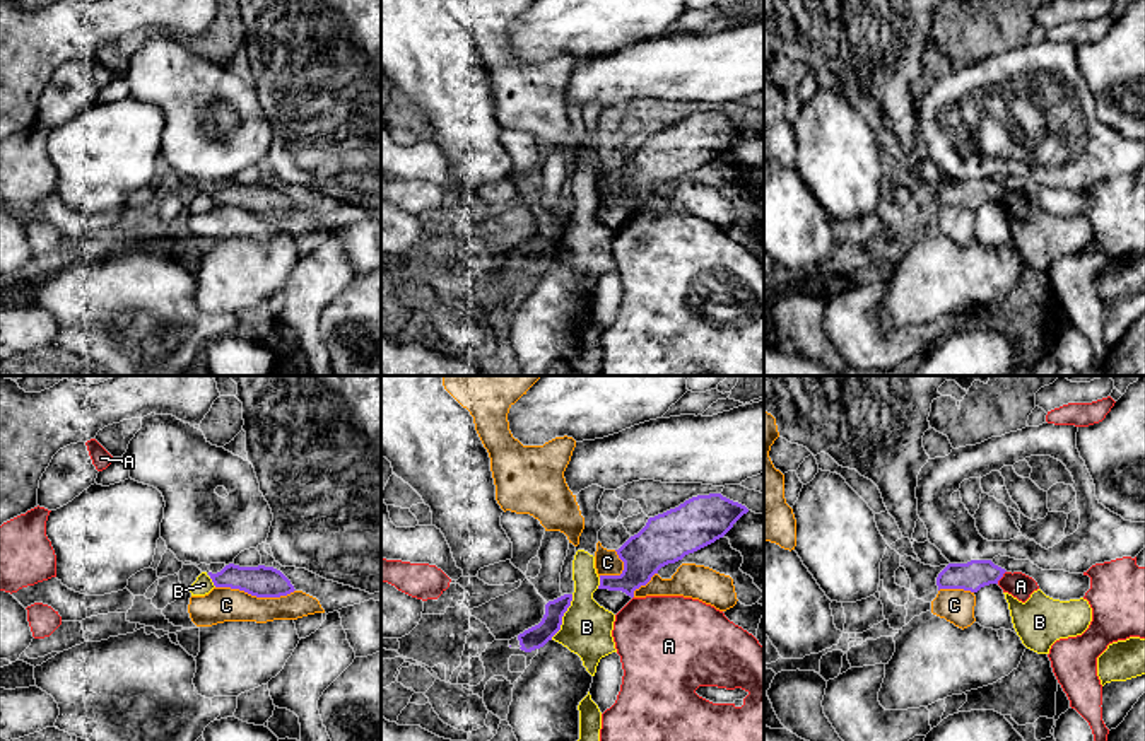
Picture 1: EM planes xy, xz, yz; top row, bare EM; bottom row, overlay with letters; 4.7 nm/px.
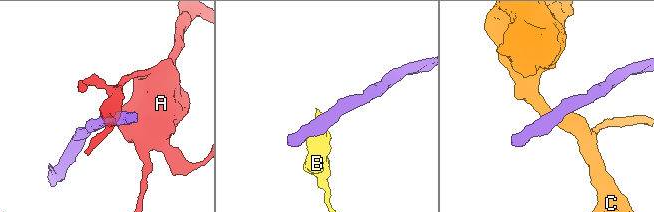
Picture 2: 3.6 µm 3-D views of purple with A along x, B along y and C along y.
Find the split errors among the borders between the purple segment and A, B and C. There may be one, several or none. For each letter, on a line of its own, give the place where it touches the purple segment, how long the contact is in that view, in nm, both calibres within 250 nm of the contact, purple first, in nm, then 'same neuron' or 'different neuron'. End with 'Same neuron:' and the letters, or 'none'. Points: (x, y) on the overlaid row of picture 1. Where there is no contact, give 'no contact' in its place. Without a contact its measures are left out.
A: contact yz (1002, 576); length 80 nm; calibres 140 and 120 nm; different neuron
B: contact xz (563, 615); length 240 nm; calibres 110 and 240 nm; different neuron
C: contact xy (255, 595); length 380 nm; calibres 150 and 160 nm; different neuron
Same neuron: none

